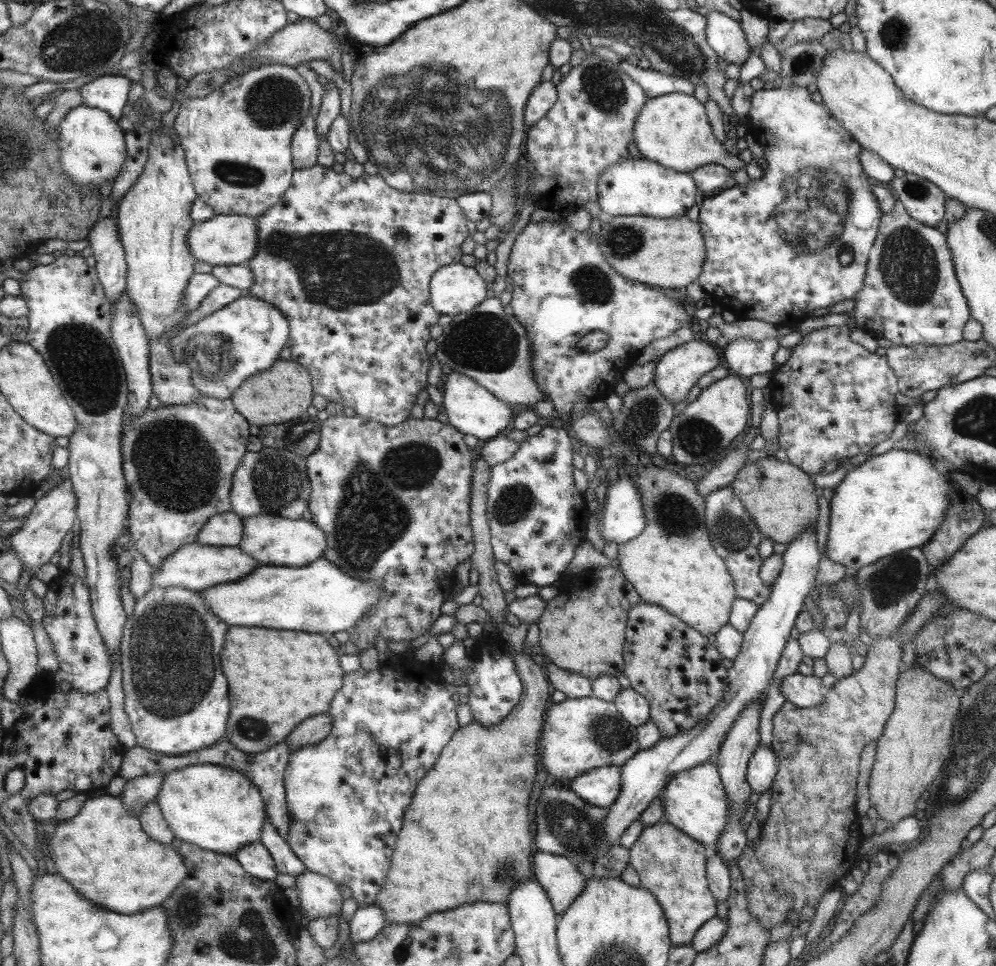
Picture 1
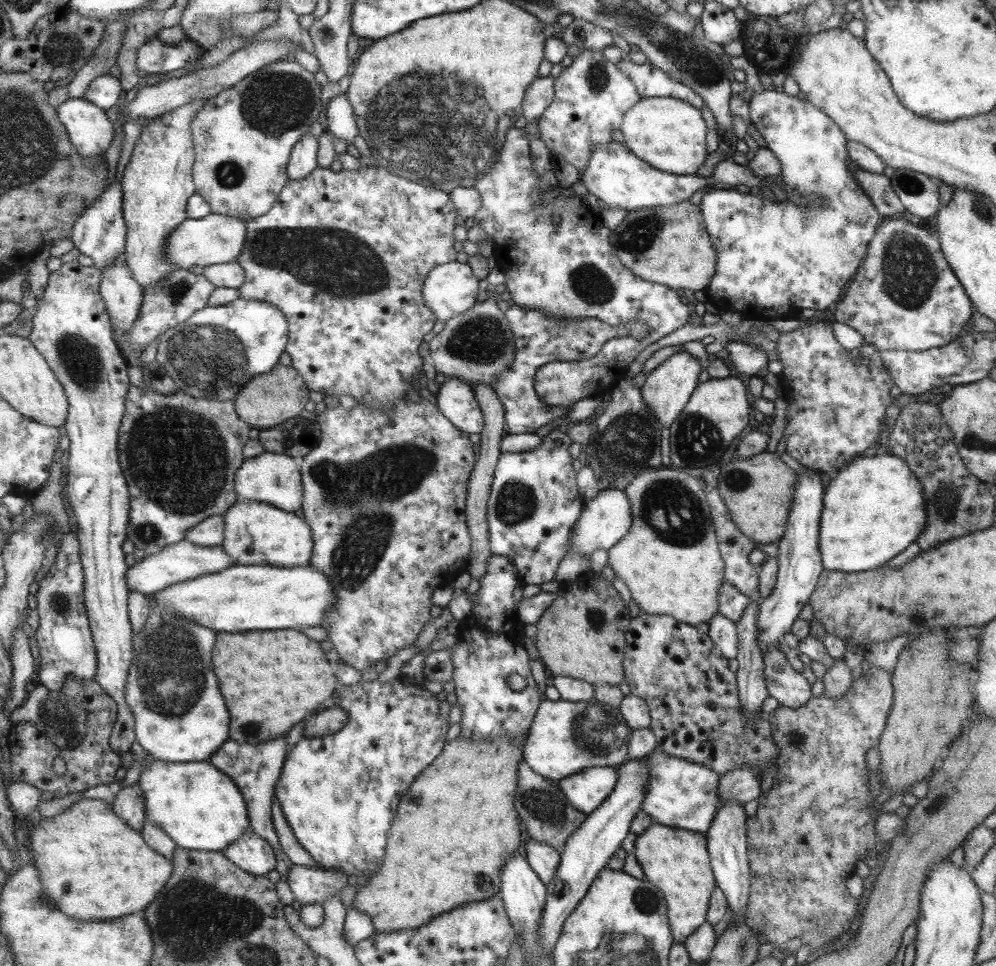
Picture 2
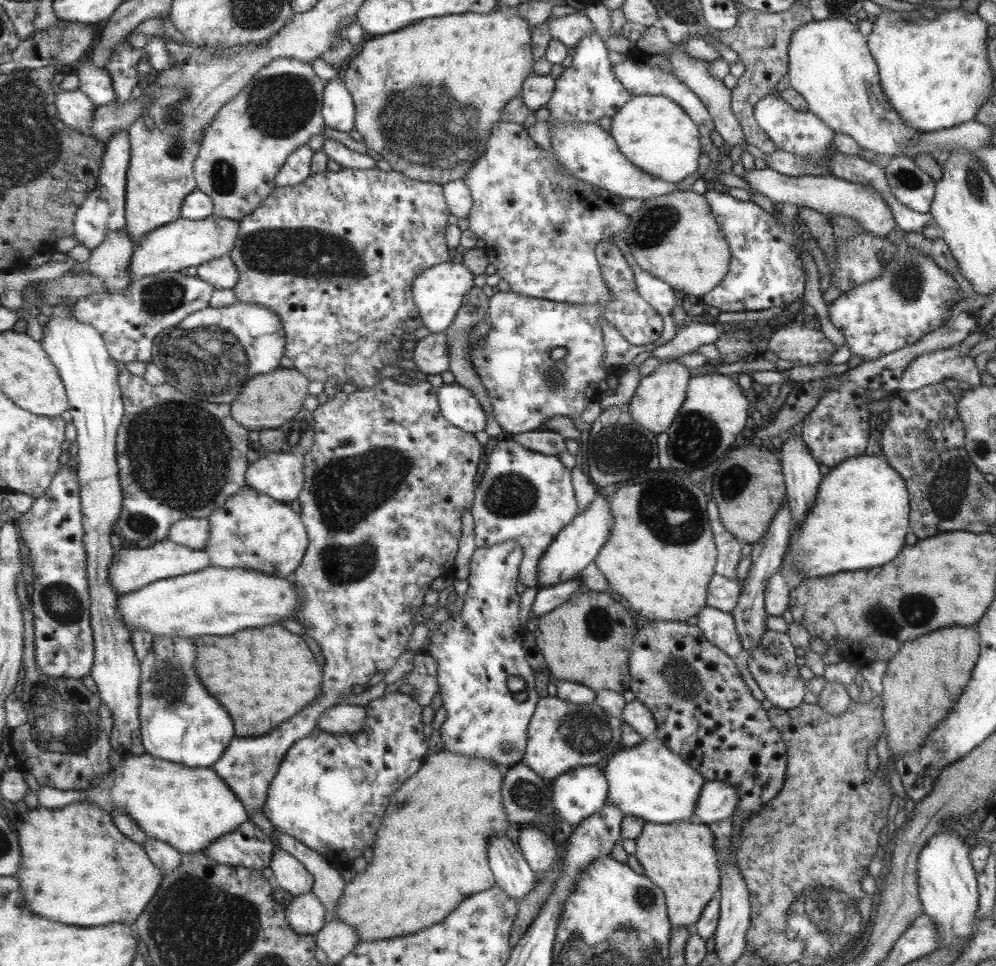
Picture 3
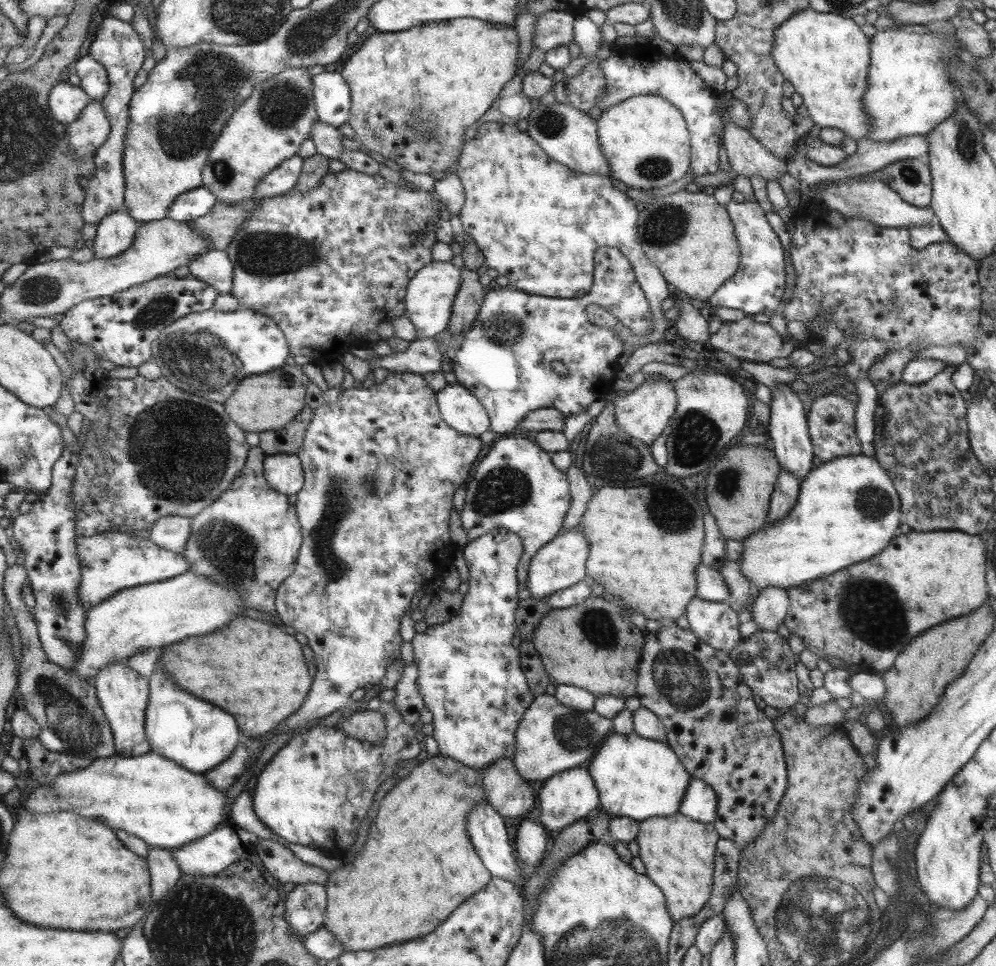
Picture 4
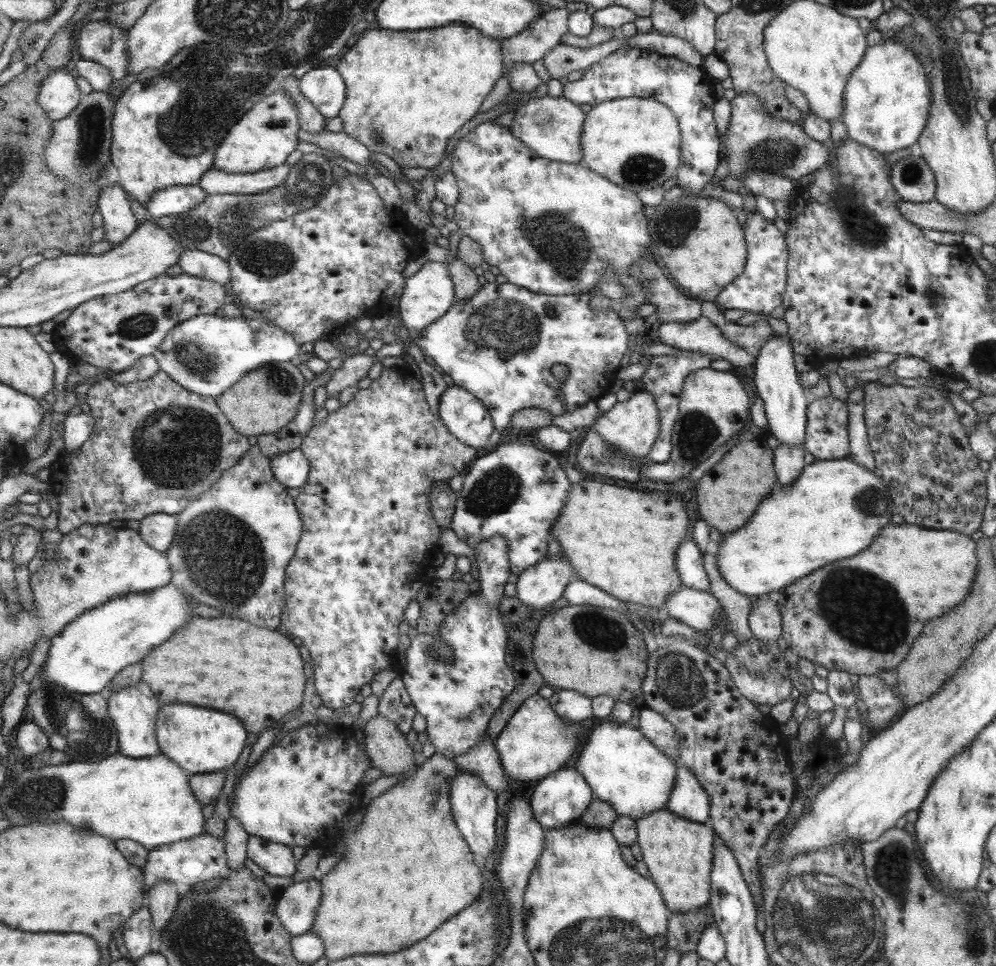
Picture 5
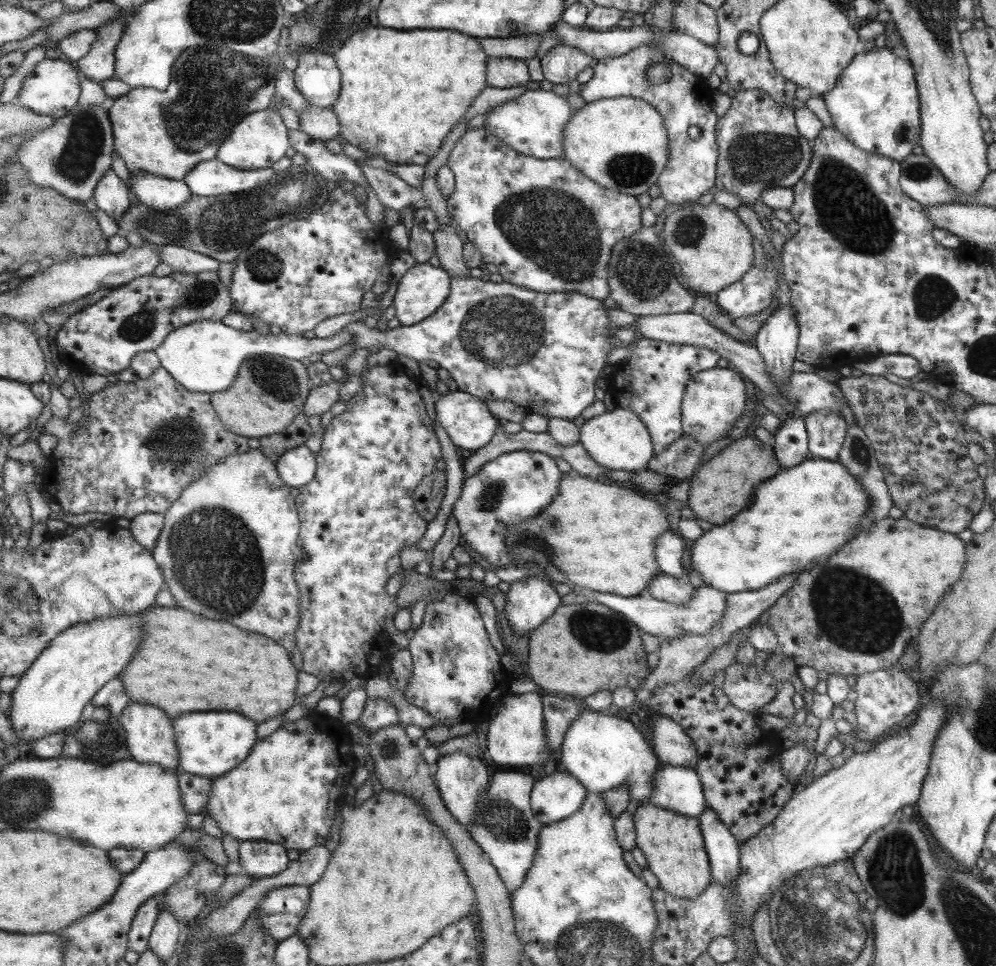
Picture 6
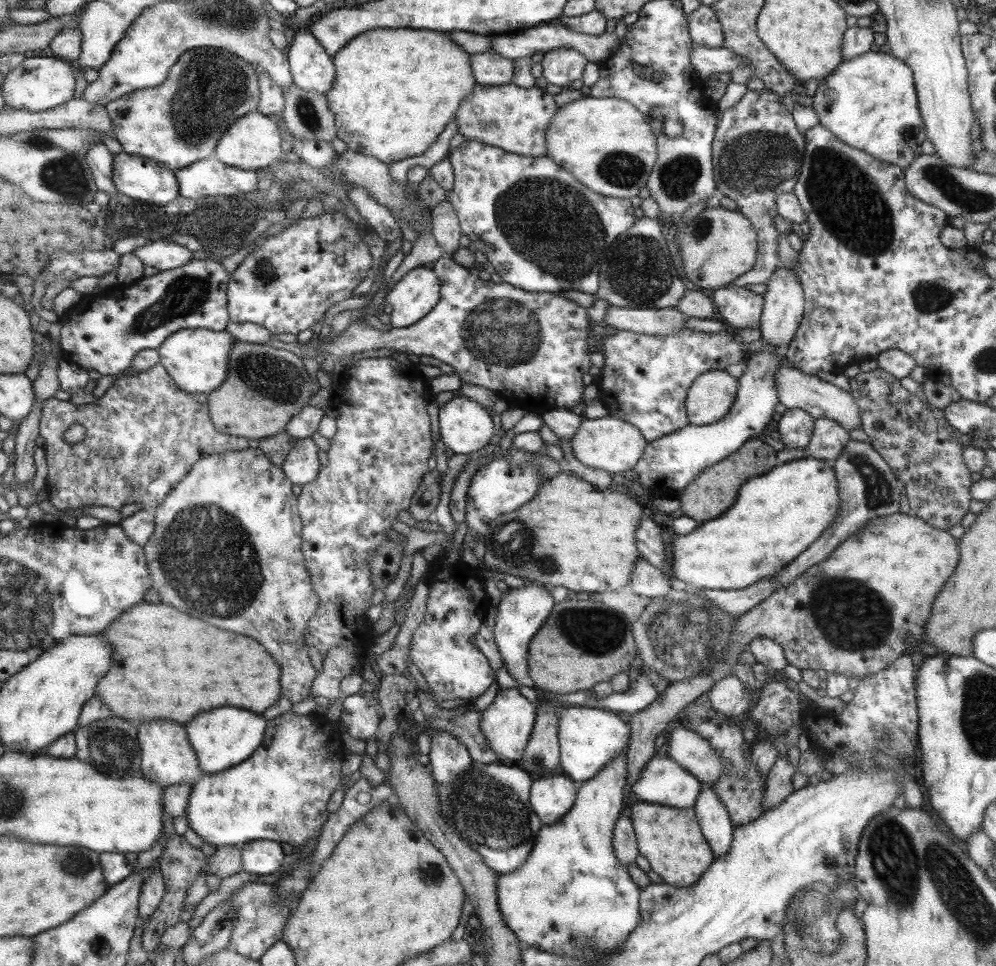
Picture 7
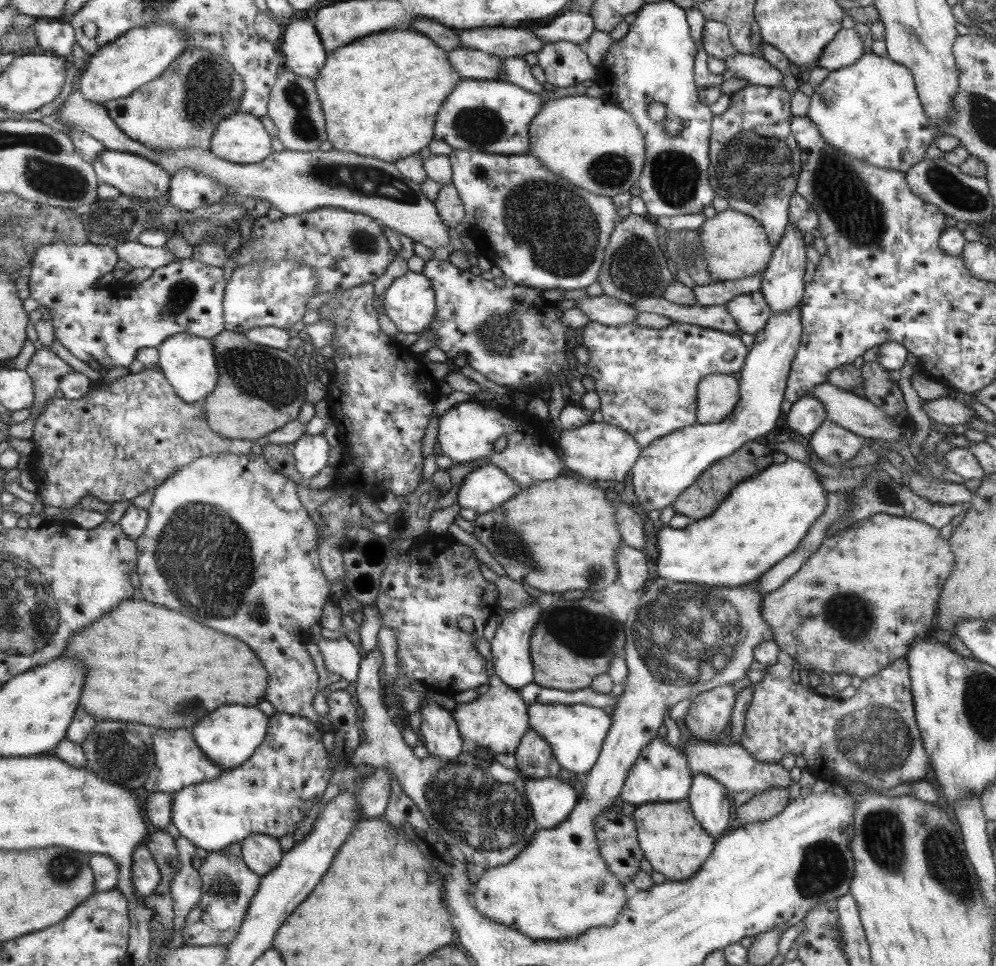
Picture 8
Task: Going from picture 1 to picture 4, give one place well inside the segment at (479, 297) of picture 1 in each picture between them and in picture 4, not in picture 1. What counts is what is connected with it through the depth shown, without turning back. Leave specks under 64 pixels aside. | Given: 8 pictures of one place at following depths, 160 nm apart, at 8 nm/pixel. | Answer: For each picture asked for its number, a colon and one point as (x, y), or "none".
2: (451, 288)
3: (438, 291)
4: (432, 289)

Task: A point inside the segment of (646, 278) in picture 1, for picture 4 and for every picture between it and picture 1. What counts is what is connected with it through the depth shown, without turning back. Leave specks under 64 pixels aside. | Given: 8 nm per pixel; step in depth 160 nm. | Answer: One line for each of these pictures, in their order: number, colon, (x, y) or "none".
2: (670, 245)
3: (675, 236)
4: (688, 235)

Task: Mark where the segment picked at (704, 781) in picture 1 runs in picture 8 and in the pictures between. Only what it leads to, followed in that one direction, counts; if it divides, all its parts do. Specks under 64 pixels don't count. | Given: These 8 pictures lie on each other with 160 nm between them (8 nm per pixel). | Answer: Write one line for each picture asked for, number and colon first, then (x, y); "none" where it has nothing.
2: (681, 794)
3: (648, 781)
4: (637, 778)
5: (622, 767)
6: (602, 751)
7: (589, 738)
8: (575, 732)

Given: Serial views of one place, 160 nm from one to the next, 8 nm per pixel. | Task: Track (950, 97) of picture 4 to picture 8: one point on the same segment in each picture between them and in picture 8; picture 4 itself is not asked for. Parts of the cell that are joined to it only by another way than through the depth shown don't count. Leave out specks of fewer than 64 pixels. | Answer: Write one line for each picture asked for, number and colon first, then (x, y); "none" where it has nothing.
5: (886, 100)
6: (875, 103)
7: (868, 102)
8: (869, 110)

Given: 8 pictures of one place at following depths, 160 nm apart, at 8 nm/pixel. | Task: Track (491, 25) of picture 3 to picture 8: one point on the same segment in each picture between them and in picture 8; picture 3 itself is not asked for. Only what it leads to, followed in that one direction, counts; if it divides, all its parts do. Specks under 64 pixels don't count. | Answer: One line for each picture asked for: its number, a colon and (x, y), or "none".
4: (413, 93)
5: (406, 92)
6: (400, 92)
7: (395, 89)
8: (380, 94)

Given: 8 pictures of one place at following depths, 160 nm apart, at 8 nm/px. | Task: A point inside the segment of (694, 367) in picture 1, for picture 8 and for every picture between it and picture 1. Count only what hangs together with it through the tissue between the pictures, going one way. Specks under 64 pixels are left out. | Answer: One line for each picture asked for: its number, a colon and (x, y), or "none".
2: (667, 388)
3: (657, 399)
4: (644, 413)
5: (631, 427)
6: (618, 440)
7: (609, 443)
8: (594, 451)

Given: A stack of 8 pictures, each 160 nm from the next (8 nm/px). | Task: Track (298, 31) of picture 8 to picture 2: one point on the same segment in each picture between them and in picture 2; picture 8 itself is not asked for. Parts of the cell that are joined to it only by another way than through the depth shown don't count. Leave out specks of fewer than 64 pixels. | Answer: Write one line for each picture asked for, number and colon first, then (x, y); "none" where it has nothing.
2: (341, 122)
3: (339, 111)
4: (332, 95)
5: (323, 86)
6: (317, 75)
7: (313, 69)

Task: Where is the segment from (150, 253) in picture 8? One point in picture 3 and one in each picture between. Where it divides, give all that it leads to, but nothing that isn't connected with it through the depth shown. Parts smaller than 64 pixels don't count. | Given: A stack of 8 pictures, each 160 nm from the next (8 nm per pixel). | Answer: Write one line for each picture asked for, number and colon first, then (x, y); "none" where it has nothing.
3: (222, 273)
4: (215, 267)
5: (197, 263)
6: (180, 259)
7: (163, 255)

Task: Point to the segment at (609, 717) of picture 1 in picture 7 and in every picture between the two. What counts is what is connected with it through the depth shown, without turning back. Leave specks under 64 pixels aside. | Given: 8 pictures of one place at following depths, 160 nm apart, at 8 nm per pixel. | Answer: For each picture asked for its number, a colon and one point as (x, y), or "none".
2: (565, 738)
3: (562, 736)
4: (550, 738)
5: (534, 742)
6: (515, 737)
7: (506, 723)

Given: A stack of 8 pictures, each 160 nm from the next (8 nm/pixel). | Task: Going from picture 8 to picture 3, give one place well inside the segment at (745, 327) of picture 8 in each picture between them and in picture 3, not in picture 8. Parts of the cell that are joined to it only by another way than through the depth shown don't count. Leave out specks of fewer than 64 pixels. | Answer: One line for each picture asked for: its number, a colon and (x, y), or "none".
3: (765, 271)
4: (754, 289)
5: (758, 288)
6: (752, 293)
7: (738, 308)

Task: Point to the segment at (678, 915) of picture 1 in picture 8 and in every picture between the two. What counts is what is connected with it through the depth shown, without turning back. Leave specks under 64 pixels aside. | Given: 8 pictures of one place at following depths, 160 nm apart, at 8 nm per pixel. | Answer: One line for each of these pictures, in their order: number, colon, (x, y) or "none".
2: (675, 859)
3: (680, 857)
4: (678, 854)
5: (678, 853)
6: (673, 845)
7: (670, 839)
8: (674, 844)

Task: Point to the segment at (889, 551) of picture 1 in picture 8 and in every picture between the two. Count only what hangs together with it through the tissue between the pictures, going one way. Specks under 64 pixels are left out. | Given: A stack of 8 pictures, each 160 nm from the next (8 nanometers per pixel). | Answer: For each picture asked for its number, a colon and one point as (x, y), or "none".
2: (873, 507)
3: (858, 518)
4: (851, 509)
5: (833, 509)
6: (814, 507)
7: (779, 514)
8: (763, 521)

